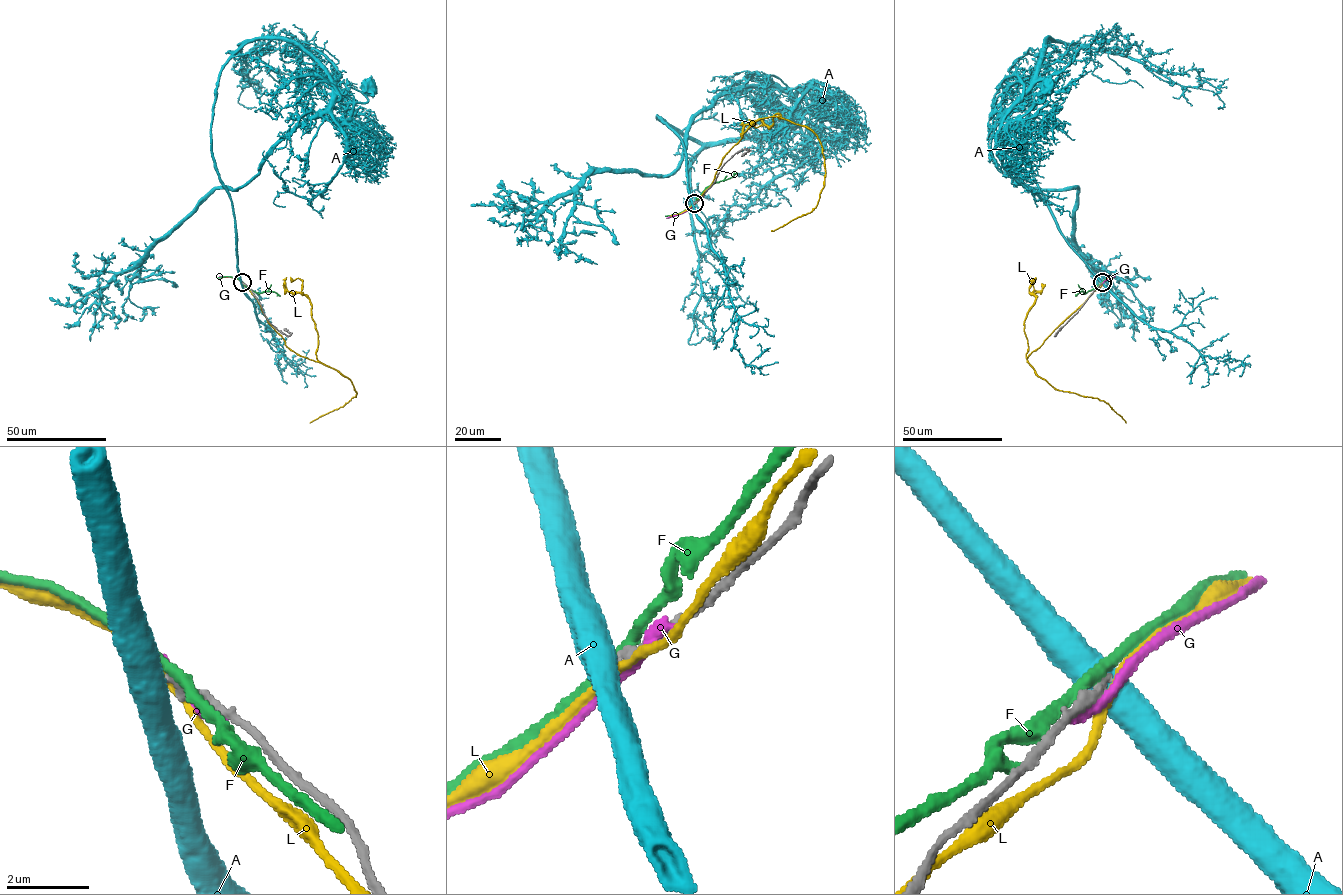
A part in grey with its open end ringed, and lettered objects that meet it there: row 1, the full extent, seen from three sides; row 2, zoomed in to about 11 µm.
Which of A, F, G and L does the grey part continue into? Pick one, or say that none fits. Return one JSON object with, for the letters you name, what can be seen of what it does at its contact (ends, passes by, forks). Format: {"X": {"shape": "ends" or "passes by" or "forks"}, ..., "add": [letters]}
{"add": []}

